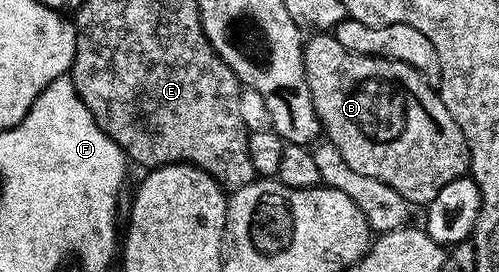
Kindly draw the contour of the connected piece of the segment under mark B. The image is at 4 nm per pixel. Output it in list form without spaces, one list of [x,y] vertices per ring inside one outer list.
[[[317,33],[312,37],[314,39],[310,43],[308,40],[304,44],[303,50],[305,53],[305,76],[311,89],[313,104],[321,119],[324,132],[327,134],[328,142],[333,143],[335,149],[339,149],[339,153],[343,153],[343,161],[347,161],[347,165],[351,165],[351,169],[355,169],[367,177],[375,177],[379,181],[383,181],[383,185],[391,185],[391,189],[395,189],[395,193],[403,196],[410,205],[429,204],[437,196],[439,189],[443,189],[443,185],[462,178],[470,170],[469,142],[465,139],[463,129],[457,124],[455,117],[451,117],[447,105],[443,105],[434,84],[426,79],[420,71],[416,71],[414,67],[403,61],[380,59],[378,55],[361,55],[357,51],[350,51],[348,47],[339,45],[336,34],[333,33]]]

